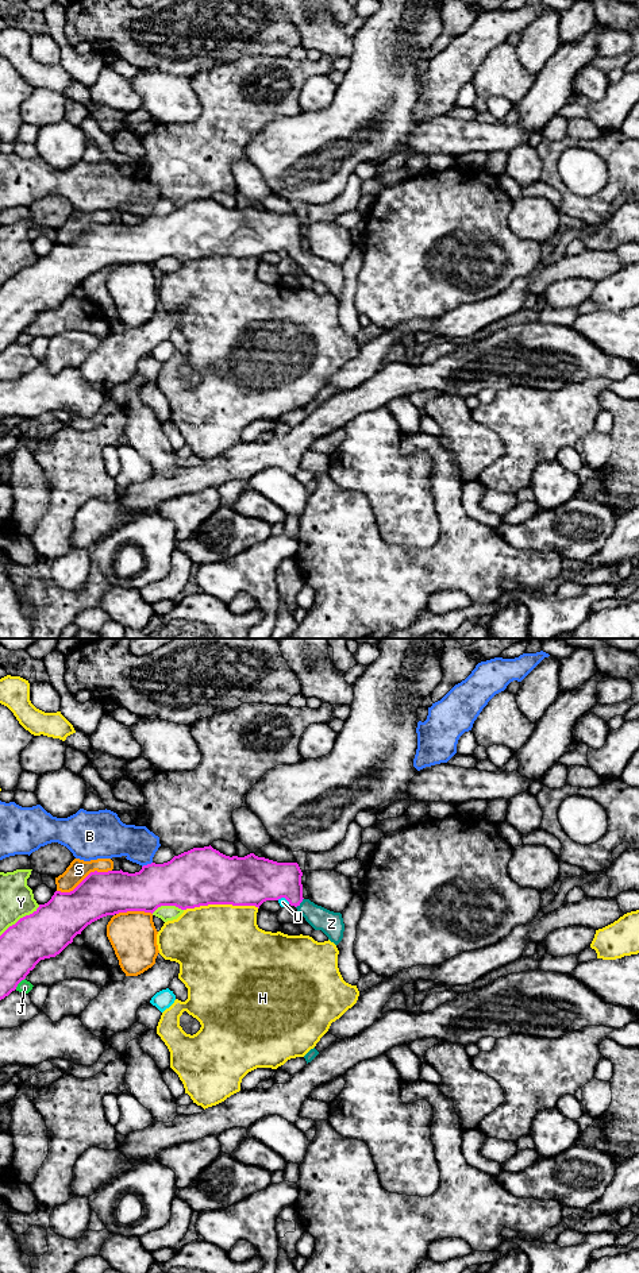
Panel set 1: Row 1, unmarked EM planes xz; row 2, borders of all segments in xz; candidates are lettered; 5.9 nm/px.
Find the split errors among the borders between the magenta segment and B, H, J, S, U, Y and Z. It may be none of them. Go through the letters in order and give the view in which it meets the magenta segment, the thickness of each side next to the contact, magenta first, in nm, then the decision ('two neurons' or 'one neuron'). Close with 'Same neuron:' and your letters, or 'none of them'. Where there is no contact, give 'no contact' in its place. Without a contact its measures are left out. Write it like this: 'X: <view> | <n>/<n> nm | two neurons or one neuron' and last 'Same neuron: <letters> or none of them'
B: xz | 320/220 nm | two neurons
H: xz | 340/500 nm | two neurons
J: xz | 280/80 nm | two neurons
S: xz | 280/120 nm | two neurons
U: xz | 300/50 nm | two neurons
Y: xz | 280/200 nm | two neurons
Z: xz | 240/140 nm | one neuron
Same neuron: Z

